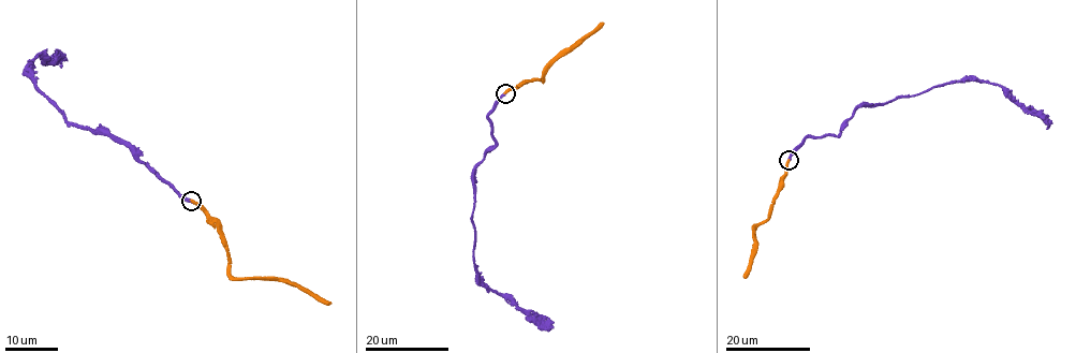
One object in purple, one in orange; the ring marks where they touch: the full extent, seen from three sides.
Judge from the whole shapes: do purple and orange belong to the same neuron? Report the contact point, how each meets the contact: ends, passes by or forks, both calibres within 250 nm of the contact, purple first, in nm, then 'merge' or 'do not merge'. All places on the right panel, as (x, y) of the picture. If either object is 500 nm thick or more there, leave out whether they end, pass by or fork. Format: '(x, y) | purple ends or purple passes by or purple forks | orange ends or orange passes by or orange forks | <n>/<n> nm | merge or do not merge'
(789, 160) | purple ends | orange ends | 480/400 nm | merge

